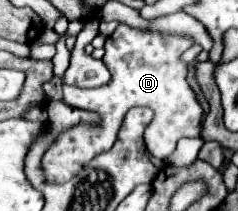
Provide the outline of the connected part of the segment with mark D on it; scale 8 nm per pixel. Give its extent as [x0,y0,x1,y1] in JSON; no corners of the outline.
[41,24,203,183]

